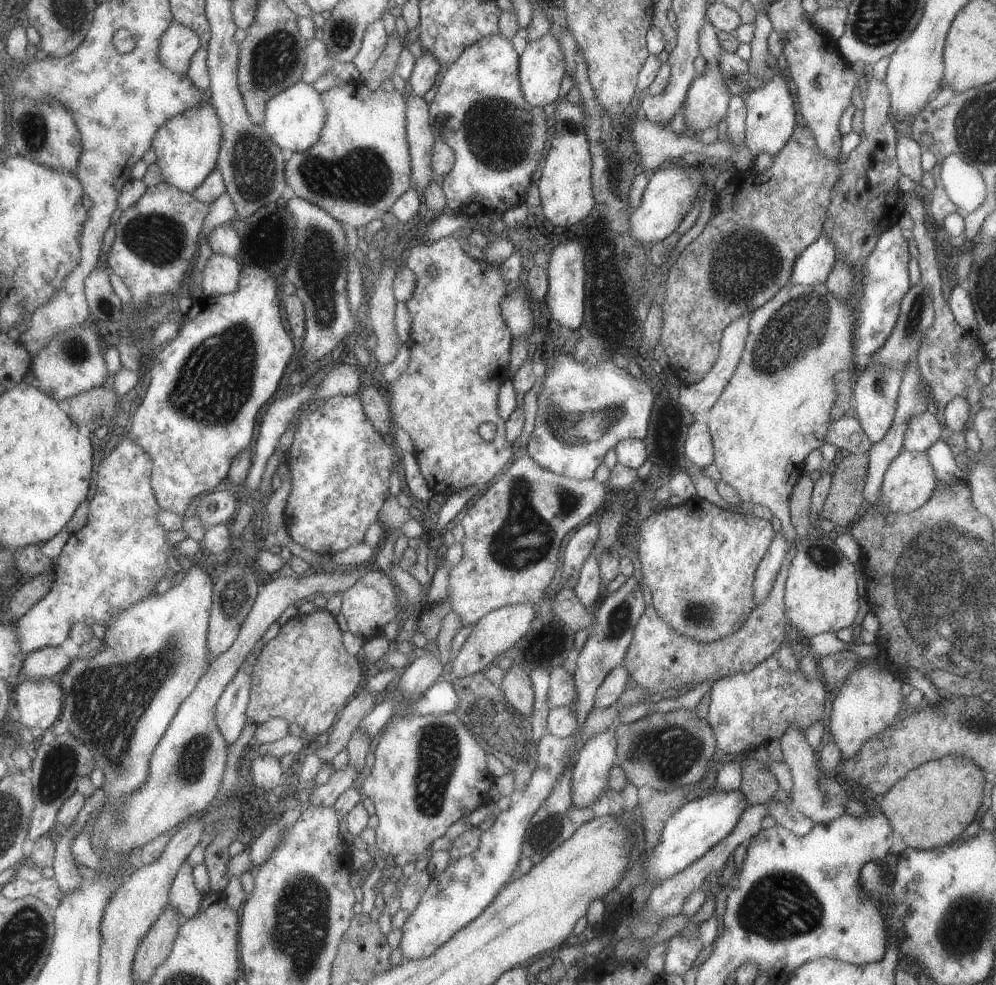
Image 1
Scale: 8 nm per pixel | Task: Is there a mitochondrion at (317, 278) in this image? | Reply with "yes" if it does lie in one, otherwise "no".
yes

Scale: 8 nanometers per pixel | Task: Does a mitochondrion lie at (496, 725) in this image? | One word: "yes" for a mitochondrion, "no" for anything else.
yes

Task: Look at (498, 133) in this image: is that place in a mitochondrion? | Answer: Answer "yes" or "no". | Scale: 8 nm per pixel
yes

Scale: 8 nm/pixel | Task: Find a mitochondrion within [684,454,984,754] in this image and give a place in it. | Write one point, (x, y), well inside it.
(824, 556)

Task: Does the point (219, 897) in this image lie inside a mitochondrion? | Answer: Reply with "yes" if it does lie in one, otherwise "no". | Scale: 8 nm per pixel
no

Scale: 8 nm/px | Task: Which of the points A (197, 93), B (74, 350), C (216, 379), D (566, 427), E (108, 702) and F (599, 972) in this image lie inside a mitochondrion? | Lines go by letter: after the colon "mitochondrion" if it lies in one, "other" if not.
A: other
B: mitochondrion
C: mitochondrion
D: mitochondrion
E: mitochondrion
F: other

